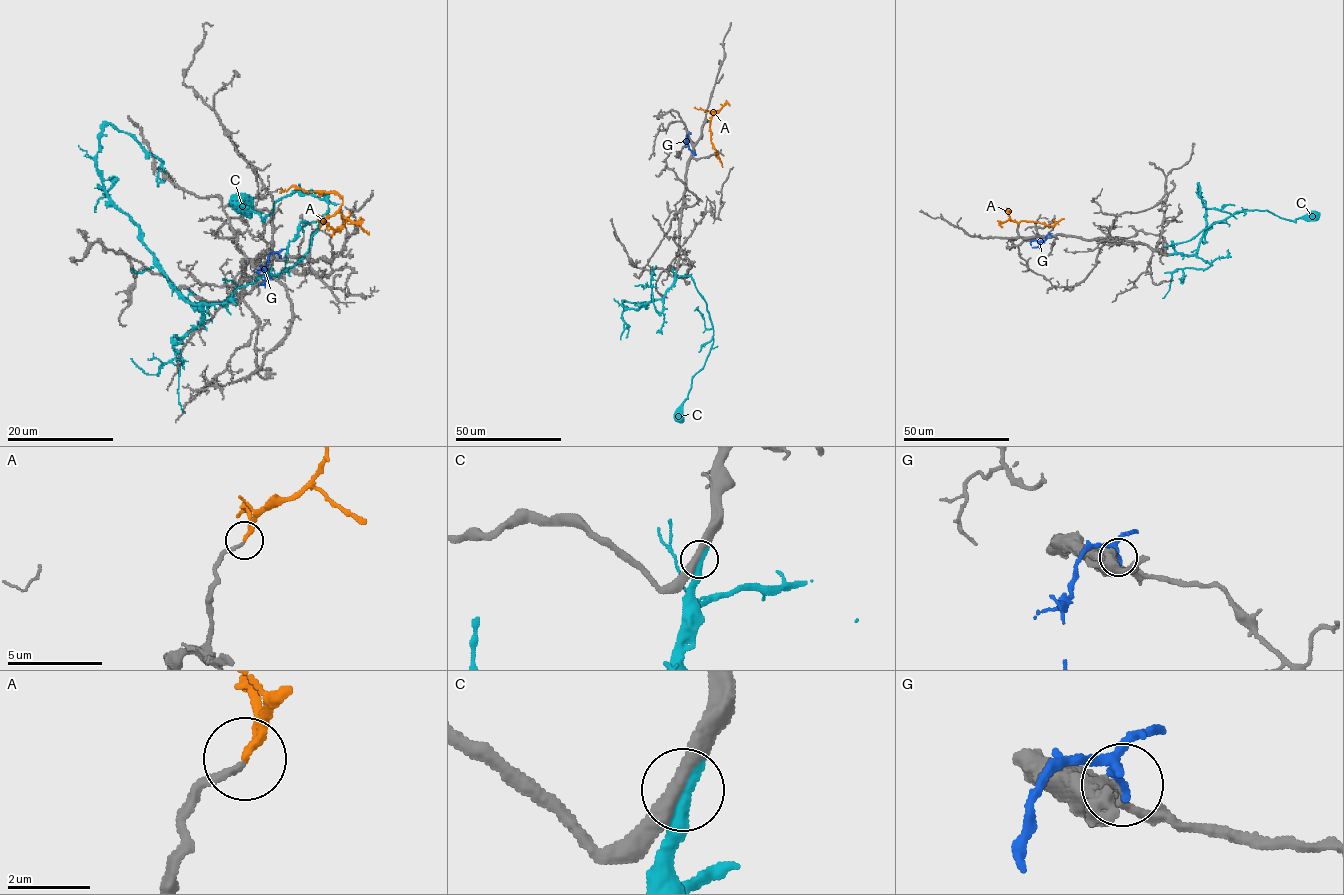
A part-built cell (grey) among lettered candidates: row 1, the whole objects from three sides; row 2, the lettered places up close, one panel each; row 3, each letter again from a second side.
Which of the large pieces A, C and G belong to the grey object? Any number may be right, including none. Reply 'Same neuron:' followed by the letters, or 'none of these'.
Same neuron: A, C

